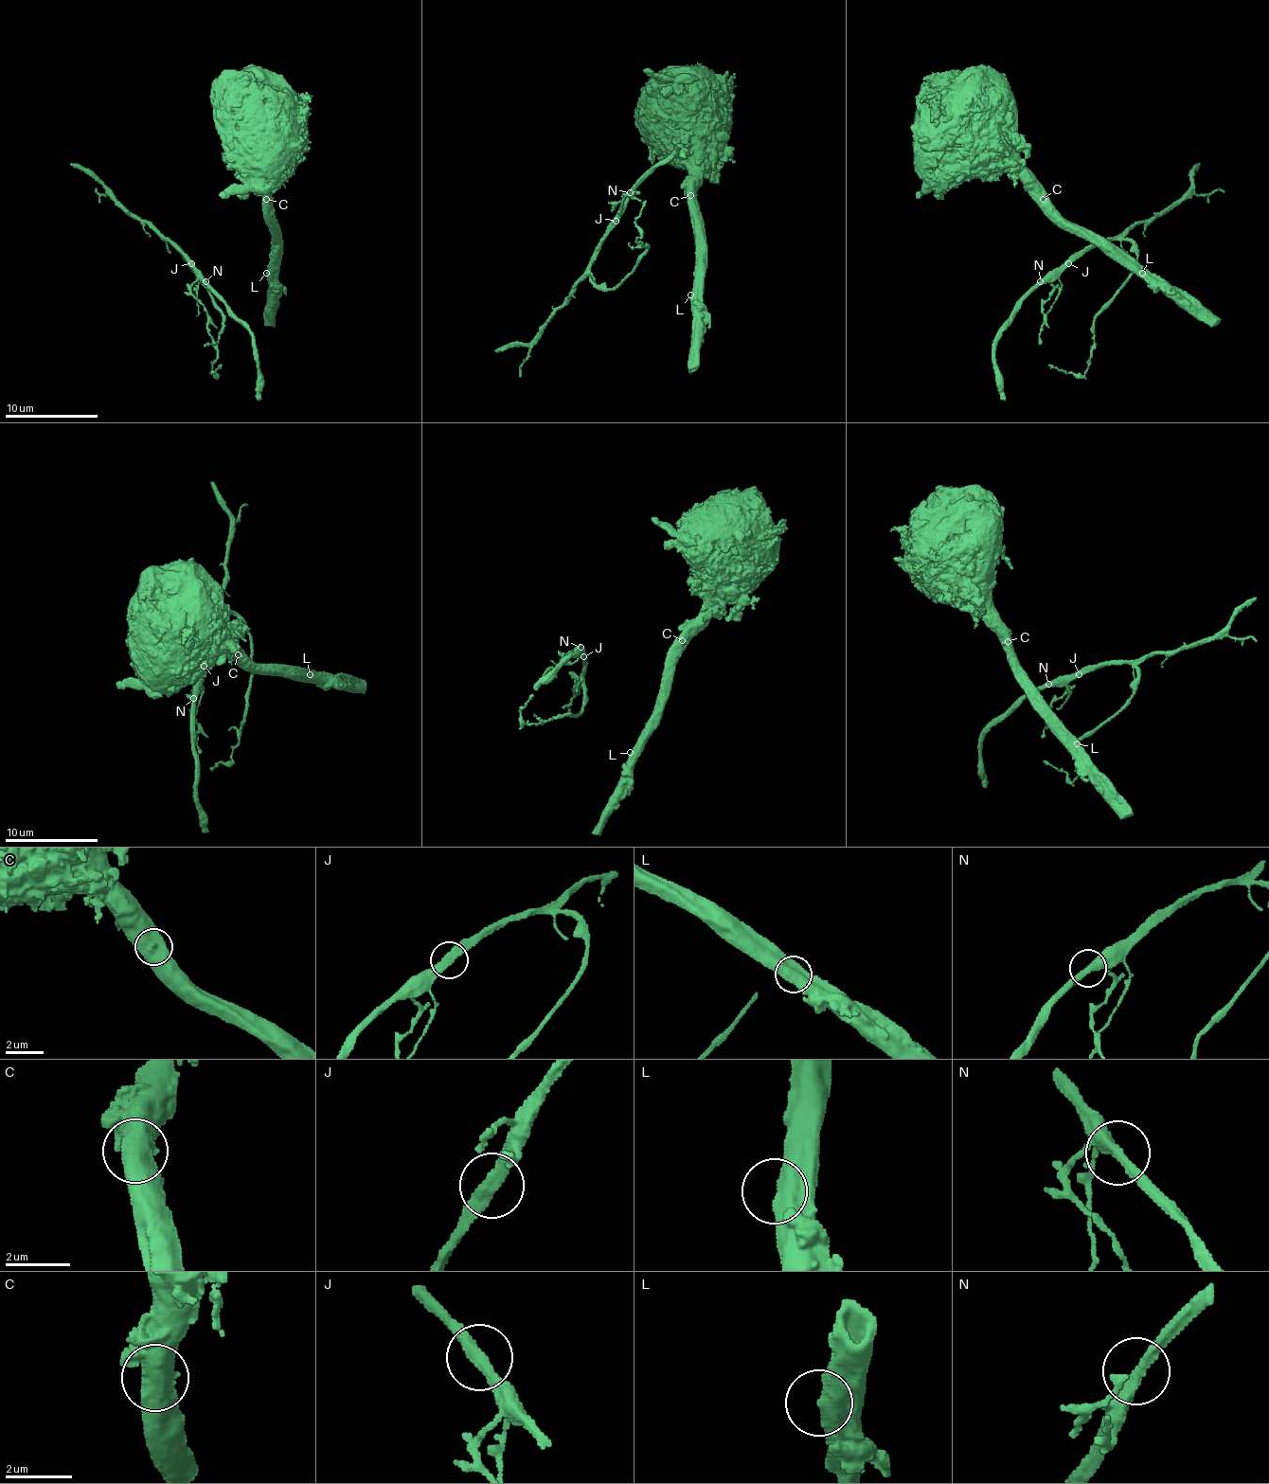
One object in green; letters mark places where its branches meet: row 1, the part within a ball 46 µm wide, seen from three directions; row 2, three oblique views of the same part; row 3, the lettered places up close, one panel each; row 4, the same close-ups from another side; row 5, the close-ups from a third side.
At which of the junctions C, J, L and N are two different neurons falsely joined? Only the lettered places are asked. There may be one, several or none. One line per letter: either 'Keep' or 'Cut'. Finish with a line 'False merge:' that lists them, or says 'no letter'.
C: Keep
J: Keep
L: Keep
N: Keep
False merge: no letter

